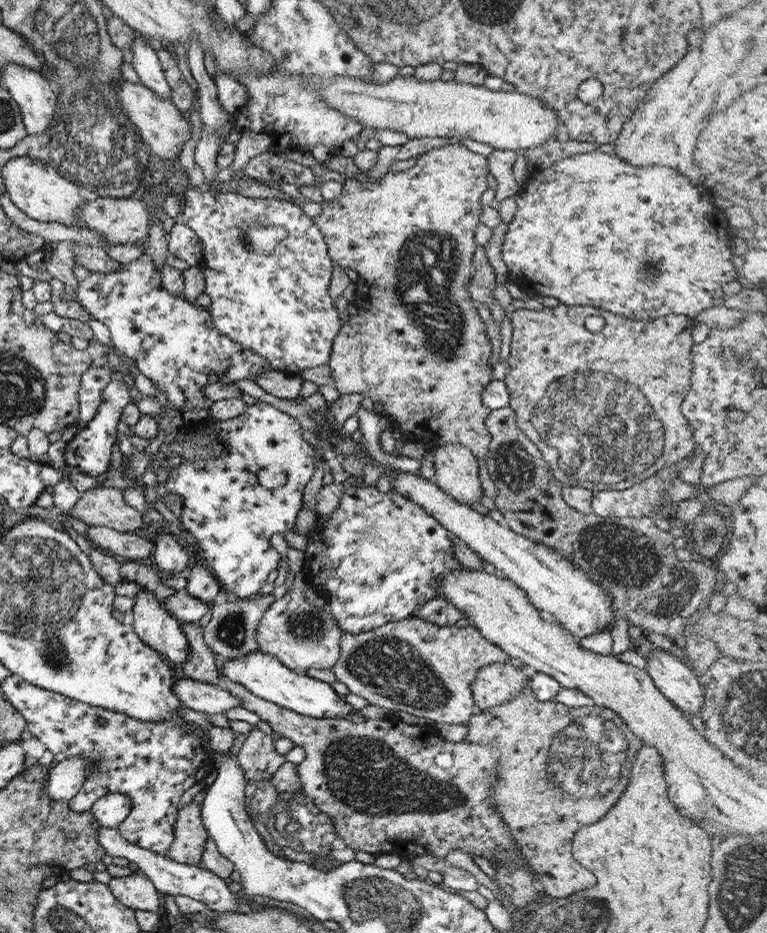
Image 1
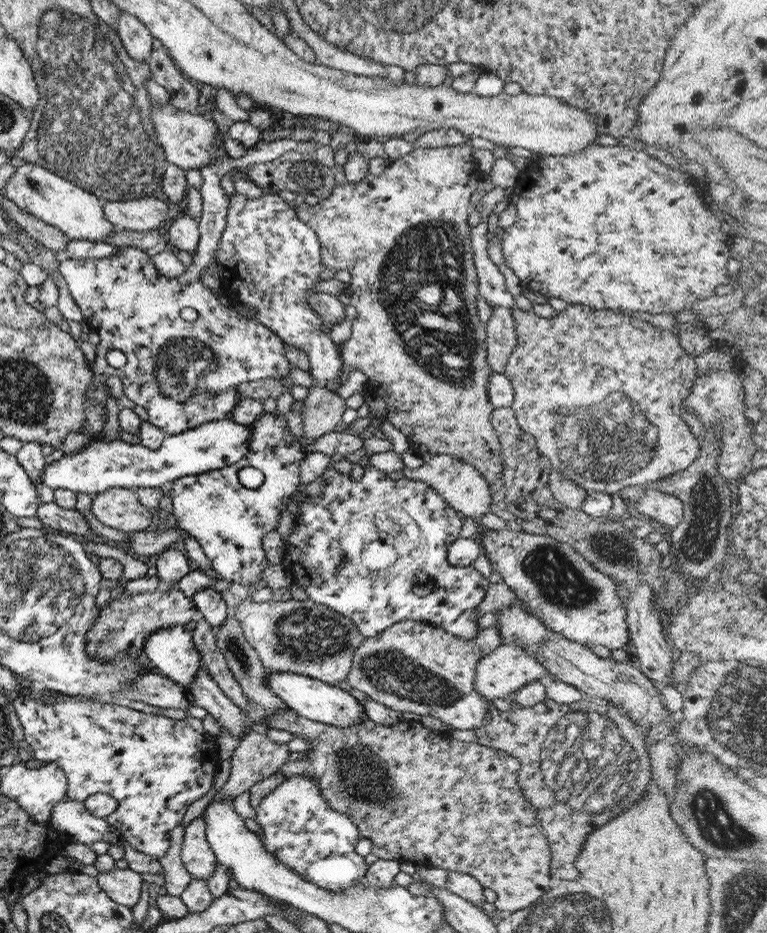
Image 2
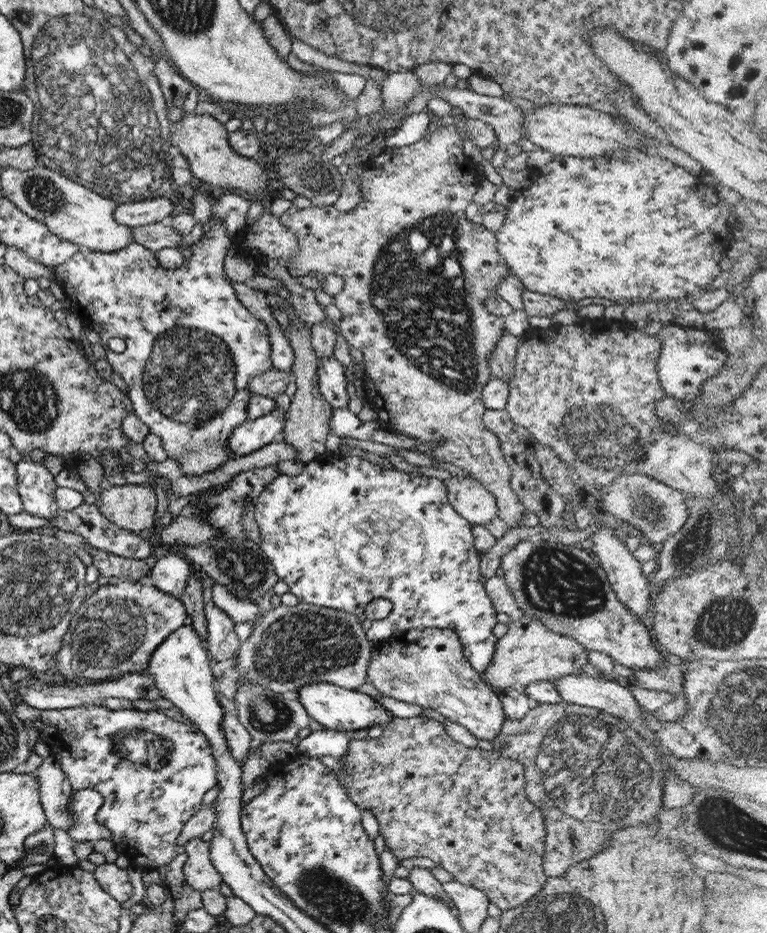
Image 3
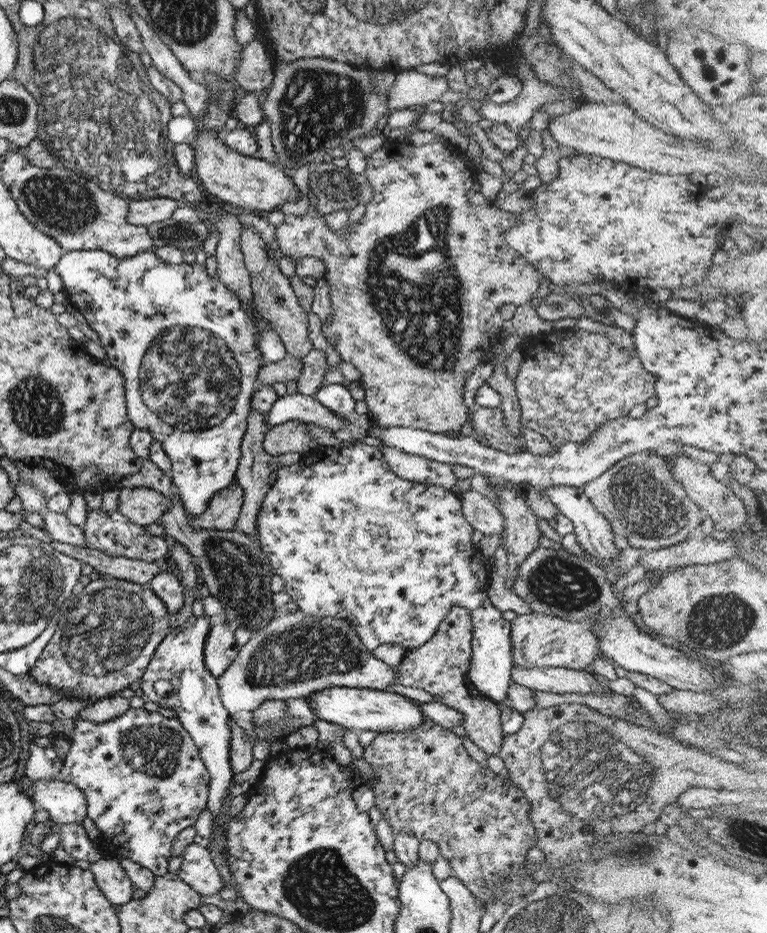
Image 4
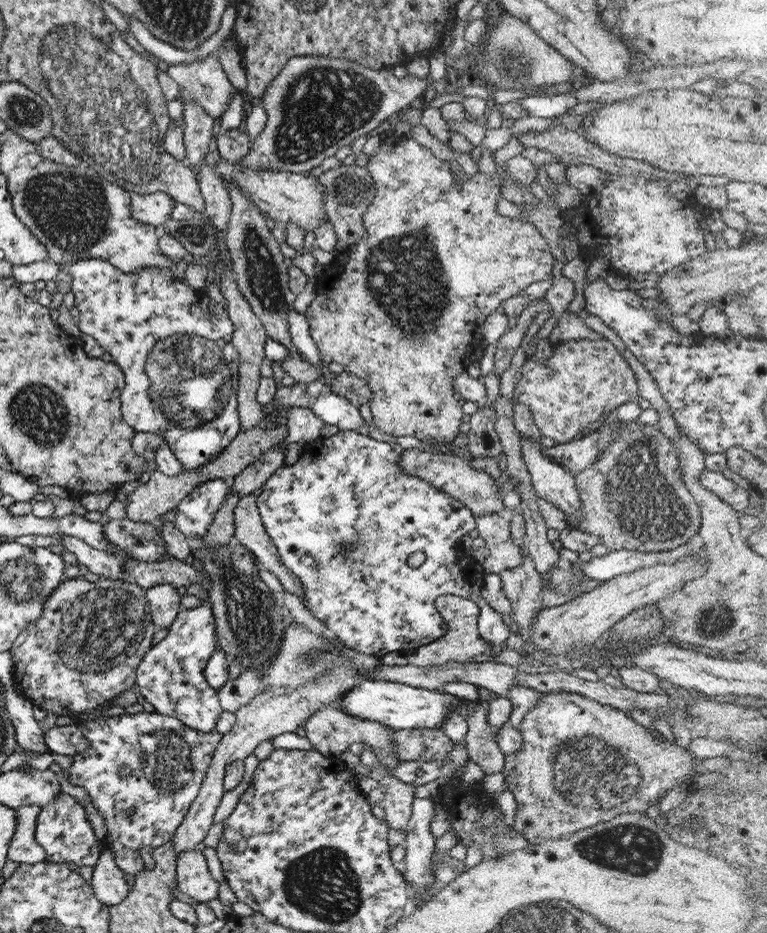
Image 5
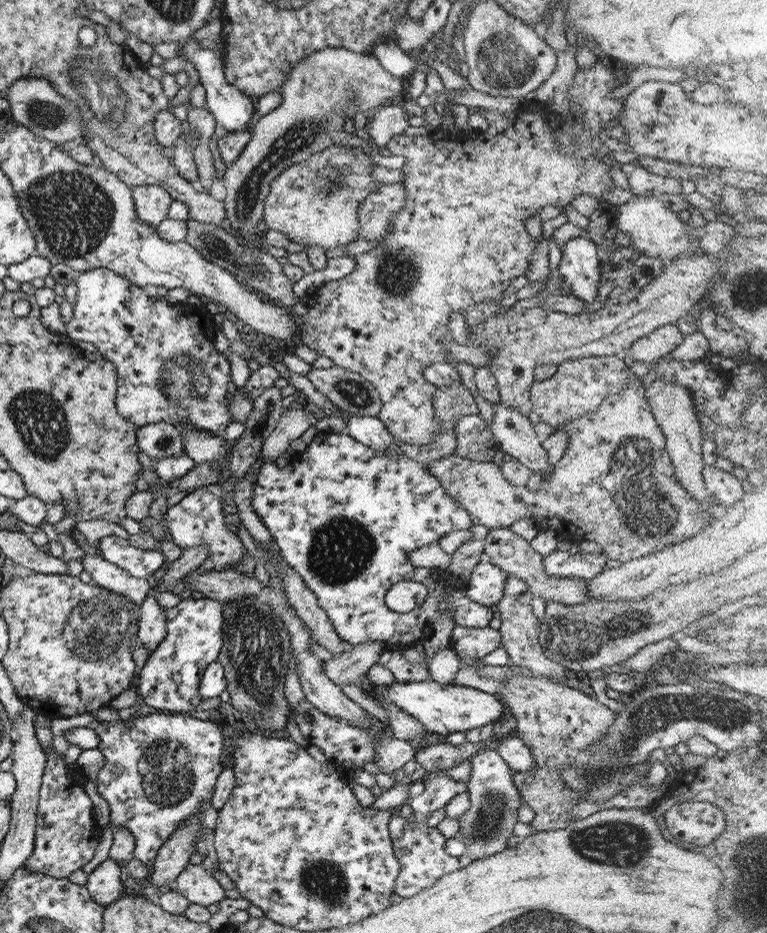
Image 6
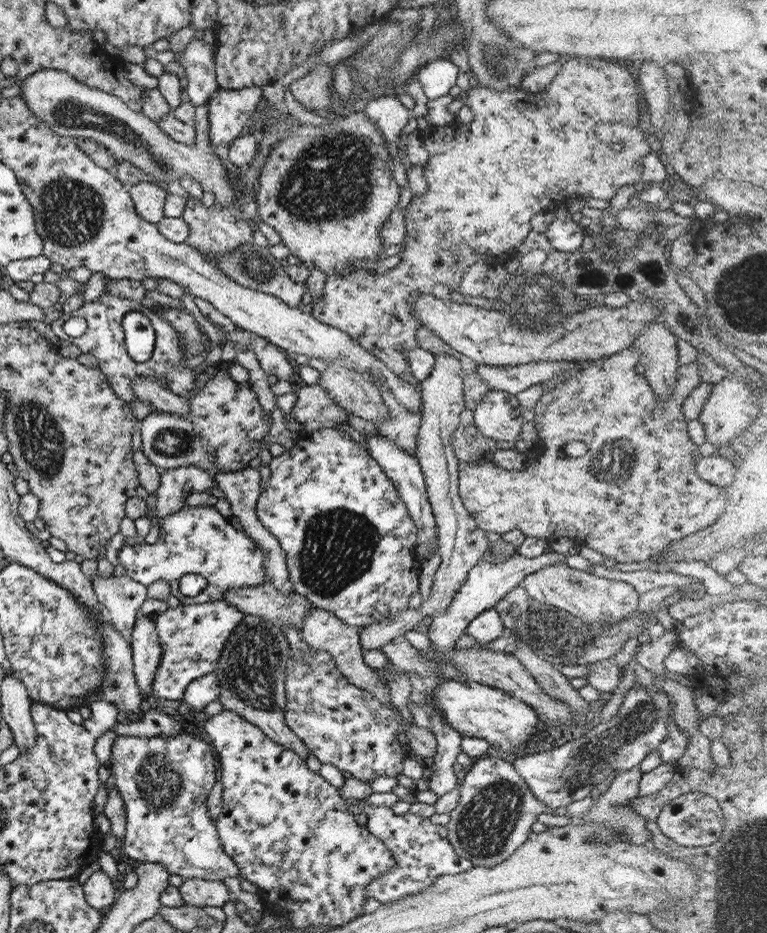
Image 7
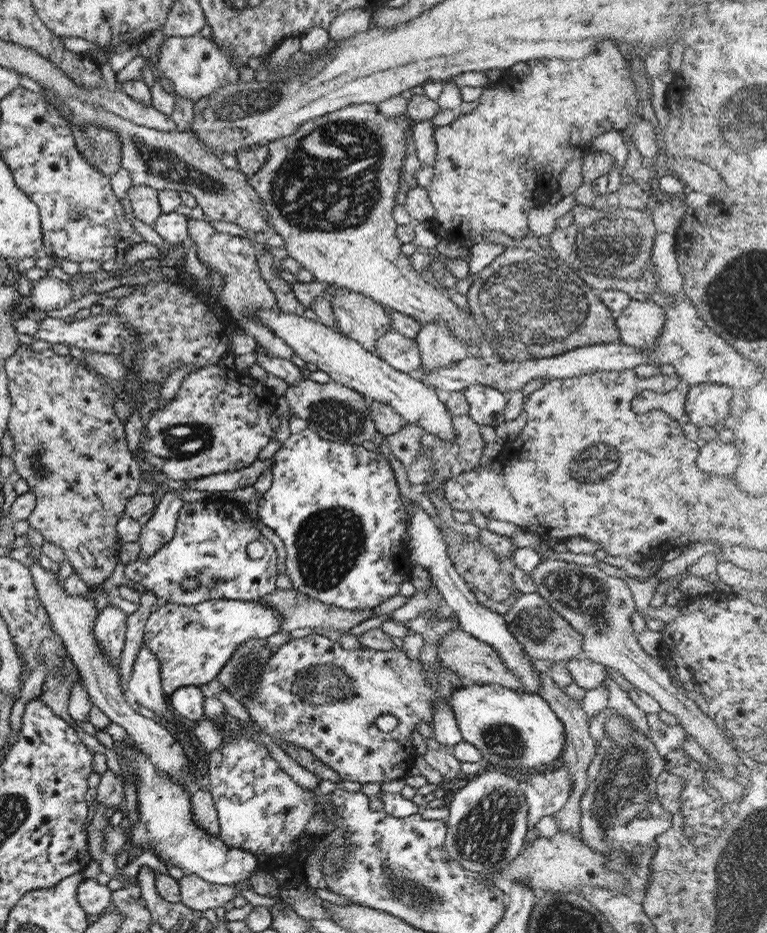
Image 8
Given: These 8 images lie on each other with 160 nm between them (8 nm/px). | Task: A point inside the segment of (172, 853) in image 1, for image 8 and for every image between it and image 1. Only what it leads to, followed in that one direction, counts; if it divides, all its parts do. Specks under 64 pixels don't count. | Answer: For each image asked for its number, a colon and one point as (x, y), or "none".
2: (198, 859)
3: (198, 872)
4: (197, 870)
5: (192, 877)
6: (194, 883)
7: (198, 892)
8: (196, 894)

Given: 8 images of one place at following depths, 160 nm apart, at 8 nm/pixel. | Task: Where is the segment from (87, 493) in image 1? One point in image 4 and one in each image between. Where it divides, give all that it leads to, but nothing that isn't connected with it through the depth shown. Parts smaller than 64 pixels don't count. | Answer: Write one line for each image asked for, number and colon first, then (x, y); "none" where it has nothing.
2: (118, 508)
3: (132, 507)
4: (142, 506)

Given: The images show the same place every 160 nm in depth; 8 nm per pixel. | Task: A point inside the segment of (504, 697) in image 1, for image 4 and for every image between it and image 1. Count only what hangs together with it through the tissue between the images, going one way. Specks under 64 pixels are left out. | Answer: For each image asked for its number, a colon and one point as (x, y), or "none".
2: (505, 670)
3: (528, 652)
4: (537, 640)

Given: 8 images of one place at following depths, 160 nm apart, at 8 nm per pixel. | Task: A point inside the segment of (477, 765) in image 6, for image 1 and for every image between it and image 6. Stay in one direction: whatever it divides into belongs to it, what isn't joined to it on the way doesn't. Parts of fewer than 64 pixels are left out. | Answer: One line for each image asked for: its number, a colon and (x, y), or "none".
1: (411, 665)
2: (411, 666)
3: (424, 666)
4: (439, 666)
5: (481, 745)

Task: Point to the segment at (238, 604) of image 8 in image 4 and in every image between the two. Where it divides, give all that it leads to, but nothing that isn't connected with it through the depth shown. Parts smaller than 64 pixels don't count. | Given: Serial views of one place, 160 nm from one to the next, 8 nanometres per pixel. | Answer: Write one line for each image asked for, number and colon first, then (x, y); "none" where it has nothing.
4: (175, 678)
5: (170, 677)
6: (168, 682)
7: (190, 636)

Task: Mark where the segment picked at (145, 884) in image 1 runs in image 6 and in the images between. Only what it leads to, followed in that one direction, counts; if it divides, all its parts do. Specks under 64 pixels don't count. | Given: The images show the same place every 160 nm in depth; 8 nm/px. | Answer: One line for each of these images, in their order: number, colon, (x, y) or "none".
2: (123, 886)
3: (114, 881)
4: (110, 878)
5: (107, 881)
6: (103, 885)

